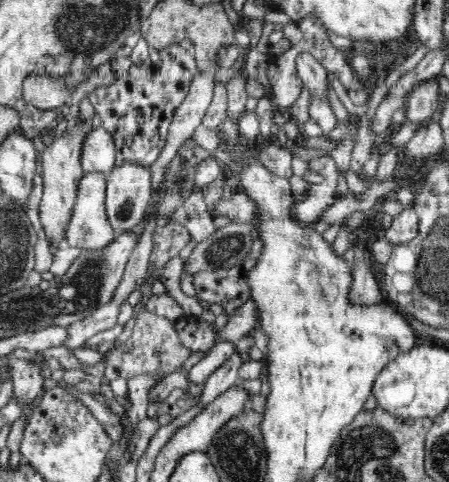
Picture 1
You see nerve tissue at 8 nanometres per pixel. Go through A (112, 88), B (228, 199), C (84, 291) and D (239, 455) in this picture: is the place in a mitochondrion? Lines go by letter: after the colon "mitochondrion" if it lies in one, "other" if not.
A: other
B: other
C: mitochondrion
D: mitochondrion

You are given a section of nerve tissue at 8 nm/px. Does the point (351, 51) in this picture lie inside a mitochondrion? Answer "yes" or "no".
no

